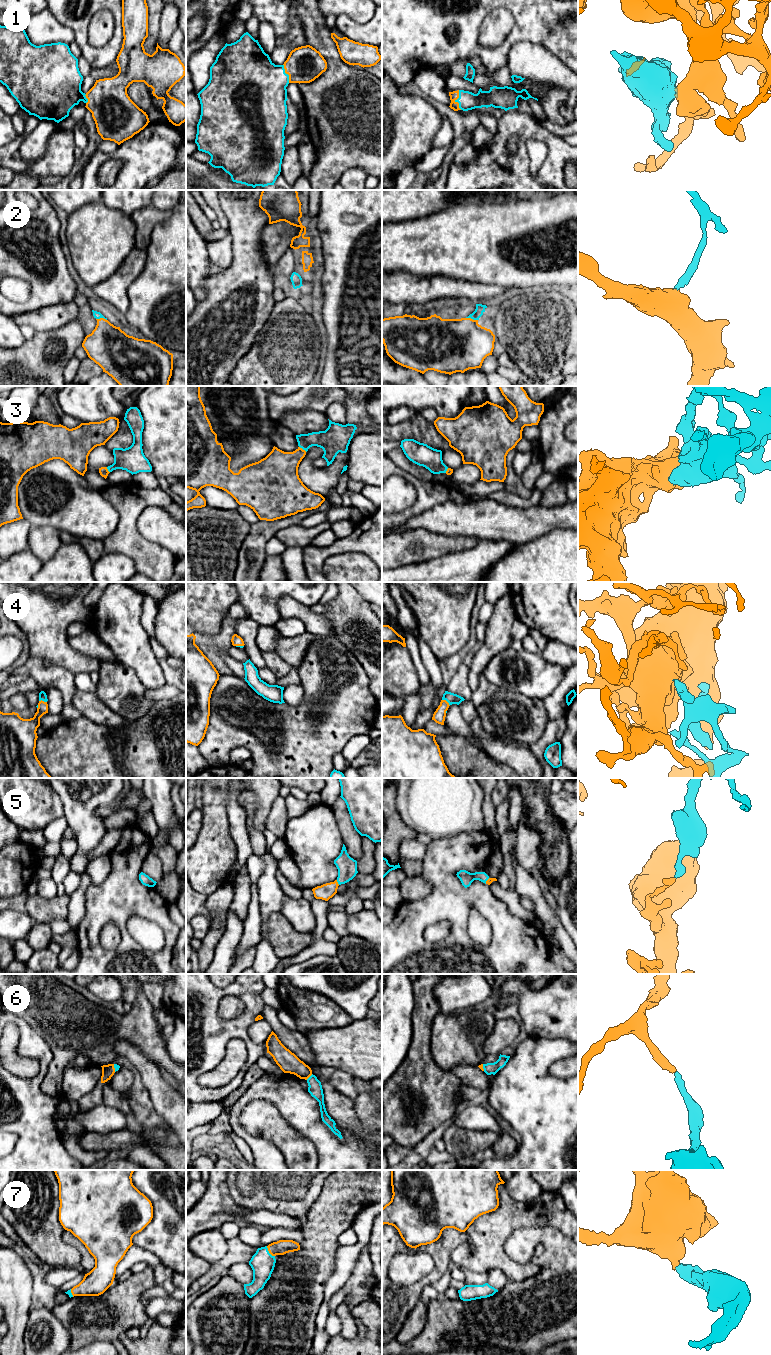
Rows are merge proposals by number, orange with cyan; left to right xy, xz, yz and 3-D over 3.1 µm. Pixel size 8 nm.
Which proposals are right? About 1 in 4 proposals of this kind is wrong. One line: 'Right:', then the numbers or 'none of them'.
Right: 1, 2, 3, 4, 5, 6, 7

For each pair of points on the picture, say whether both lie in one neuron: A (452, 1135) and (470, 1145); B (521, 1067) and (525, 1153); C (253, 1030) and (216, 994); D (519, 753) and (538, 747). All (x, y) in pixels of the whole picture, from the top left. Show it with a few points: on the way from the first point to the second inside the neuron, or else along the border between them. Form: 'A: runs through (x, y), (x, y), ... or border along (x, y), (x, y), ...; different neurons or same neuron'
A: runs through (456, 1139), (460, 1143), (466, 1143); same neuron
B: runs through (524, 1088), (524, 1094), (528, 1098), (528, 1132); same neuron
C: border along (255, 1021), (248, 1034), (256, 1043), (263, 1044); different neurons
D: border along (527, 747), (543, 767); different neurons

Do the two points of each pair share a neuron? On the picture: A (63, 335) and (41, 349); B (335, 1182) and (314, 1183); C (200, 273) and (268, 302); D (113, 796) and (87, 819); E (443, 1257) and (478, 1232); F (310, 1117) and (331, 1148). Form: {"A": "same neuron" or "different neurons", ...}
{"A": "same neuron", "B": "different neurons", "C": "different neurons", "D": "same neuron", "E": "different neurons", "F": "same neuron"}

